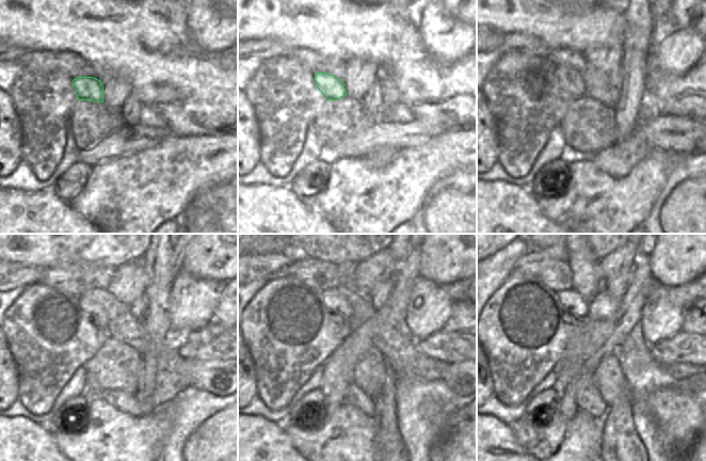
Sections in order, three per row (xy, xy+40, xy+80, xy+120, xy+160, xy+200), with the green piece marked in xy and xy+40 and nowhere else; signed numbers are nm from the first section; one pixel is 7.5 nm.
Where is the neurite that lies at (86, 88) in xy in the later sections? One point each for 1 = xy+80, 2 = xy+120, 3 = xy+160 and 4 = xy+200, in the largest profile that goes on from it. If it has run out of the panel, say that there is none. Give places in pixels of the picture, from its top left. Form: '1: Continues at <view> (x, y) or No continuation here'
1: Continues at xy+80 (571, 80)
2: Continues at xy+120 (95, 310)
3: Continues at xy+160 (334, 299)
4: Continues at xy+200 (573, 302)

